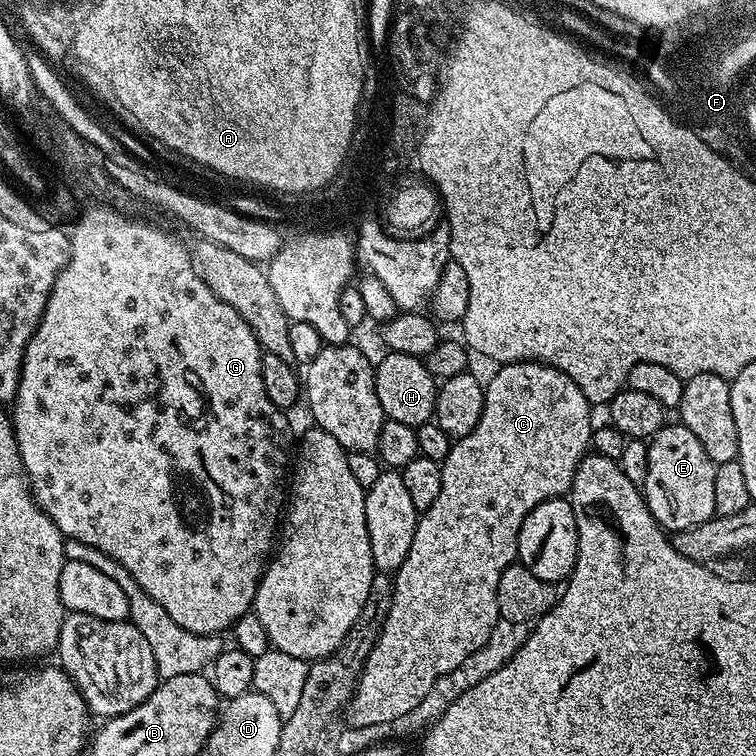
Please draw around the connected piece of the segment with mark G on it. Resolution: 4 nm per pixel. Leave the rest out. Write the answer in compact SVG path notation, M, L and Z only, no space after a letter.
M111 206L88 208L85 212L83 209L79 213L78 219L71 225L68 261L63 270L58 274L58 278L50 290L50 298L46 302L46 310L42 314L34 334L26 346L16 399L11 401L10 404L12 429L16 435L18 454L22 458L24 475L28 478L28 486L32 489L32 496L36 499L36 505L51 518L54 526L58 526L58 530L65 538L69 541L77 540L78 543L85 544L88 548L97 548L102 555L109 556L116 564L121 564L128 571L127 575L131 580L138 582L141 590L150 598L154 598L154 602L158 602L158 606L162 606L162 610L166 610L166 614L170 614L174 621L178 622L186 630L198 635L214 636L224 634L231 629L238 618L245 616L253 607L256 599L256 587L260 585L260 578L266 571L266 565L270 560L270 553L274 548L274 541L278 536L278 525L282 520L282 505L286 500L286 476L284 480L284 471L287 468L289 471L290 468L290 452L288 456L288 447L292 444L291 438L288 437L288 420L284 417L287 415L278 406L274 406L274 402L270 402L270 398L266 398L266 386L262 386L262 374L260 373L262 349L247 322L238 314L238 311L234 310L233 306L220 301L211 292L210 286L202 278L196 276L194 266L191 265L189 249L184 244L183 246L180 245L170 233L163 232L158 225L147 224L144 220L135 220L132 216L134 215L117 211Z

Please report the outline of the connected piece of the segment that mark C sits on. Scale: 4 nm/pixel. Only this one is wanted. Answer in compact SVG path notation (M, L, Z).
M523 360L522 362L518 362L517 364L501 364L500 369L498 370L498 374L496 374L494 378L487 378L486 383L484 384L484 409L482 410L482 418L478 422L478 426L474 426L474 430L470 434L459 437L459 439L457 439L455 443L453 443L450 454L440 464L442 486L438 490L438 498L434 498L434 506L427 508L425 512L419 517L419 519L417 519L416 529L414 530L414 542L410 542L410 554L406 554L406 562L402 562L402 566L394 574L394 583L392 586L392 605L390 606L388 613L386 614L386 622L382 626L380 636L376 640L376 644L372 648L371 654L366 658L364 669L360 672L360 680L356 684L356 695L353 696L351 704L347 705L346 708L347 719L348 716L350 719L352 719L352 721L350 721L351 727L370 727L378 723L394 722L396 718L402 718L403 716L411 717L414 713L413 711L415 710L415 708L418 707L419 704L422 703L423 700L431 694L432 687L434 687L435 684L439 682L440 676L450 675L451 672L455 670L455 668L462 667L463 664L466 663L467 660L475 654L475 652L480 652L484 647L487 646L488 639L490 639L492 636L492 627L494 627L495 624L498 624L498 621L500 620L500 611L498 610L498 578L502 578L502 570L506 570L506 566L513 563L513 561L517 559L516 547L518 546L518 534L520 533L522 522L526 518L526 514L530 510L534 510L534 506L538 506L539 504L546 502L547 500L567 497L569 493L571 493L572 483L574 482L574 474L578 470L580 461L584 459L592 443L592 430L594 427L594 421L592 421L592 412L594 412L594 408L593 405L588 403L586 394L582 394L582 390L578 390L578 386L574 386L572 379L570 379L570 377L566 374L562 374L562 370L558 370L557 368L550 366L549 364L540 364L536 360Z

